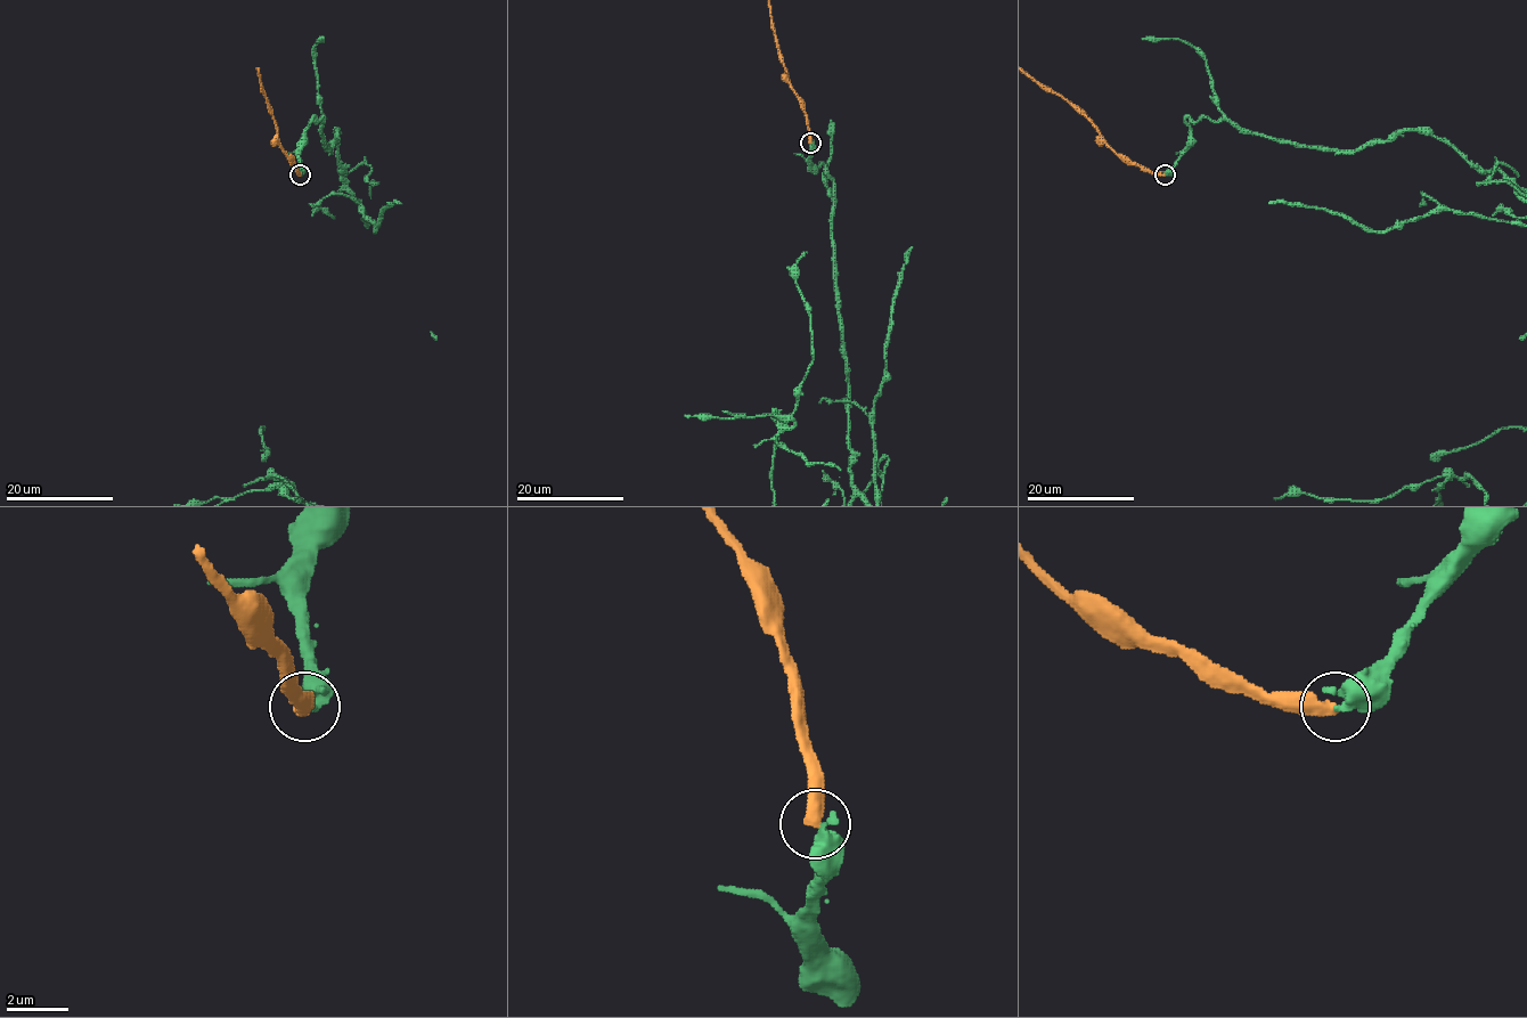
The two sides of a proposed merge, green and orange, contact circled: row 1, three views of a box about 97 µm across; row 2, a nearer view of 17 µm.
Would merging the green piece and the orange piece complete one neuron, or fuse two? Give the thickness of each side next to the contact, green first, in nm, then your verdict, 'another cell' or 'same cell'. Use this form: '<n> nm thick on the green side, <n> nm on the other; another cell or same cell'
320 nm thick on the green side, 500 nm on the other; another cell

